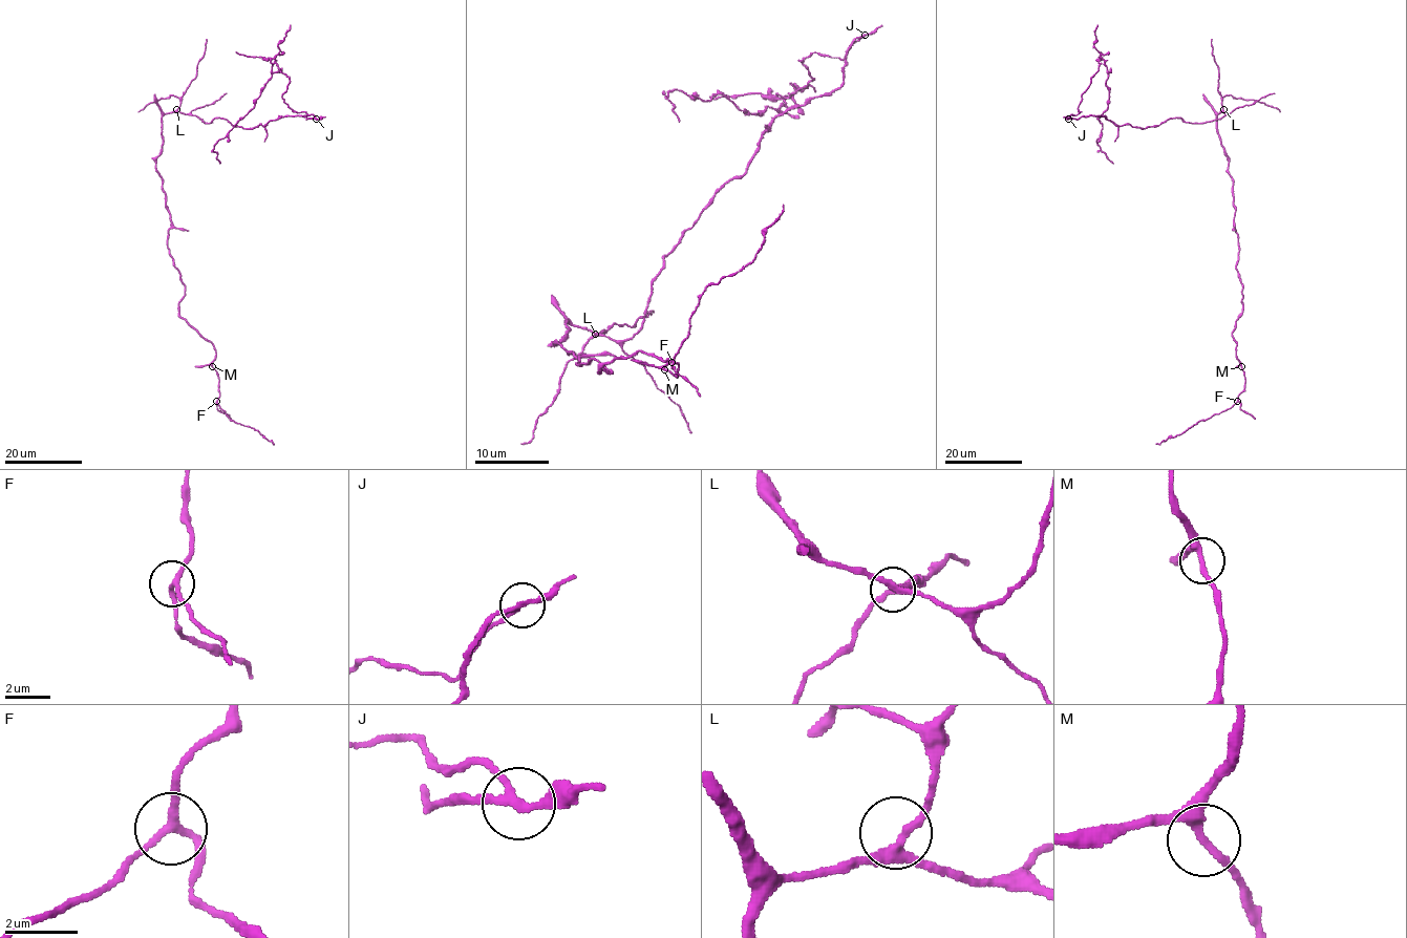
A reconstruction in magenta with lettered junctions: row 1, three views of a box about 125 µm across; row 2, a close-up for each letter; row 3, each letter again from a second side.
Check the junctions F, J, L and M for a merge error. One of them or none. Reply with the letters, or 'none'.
J

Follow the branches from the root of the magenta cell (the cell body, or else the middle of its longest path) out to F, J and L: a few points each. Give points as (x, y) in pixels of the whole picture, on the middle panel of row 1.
F: (616, 340), (566, 323), (554, 343), (599, 371), (644, 350), (677, 377), (672, 362)
J: (616, 340), (640, 328), (662, 259), (746, 170), (761, 133), (830, 96), (847, 47), (866, 35)
L: (616, 340), (595, 334)

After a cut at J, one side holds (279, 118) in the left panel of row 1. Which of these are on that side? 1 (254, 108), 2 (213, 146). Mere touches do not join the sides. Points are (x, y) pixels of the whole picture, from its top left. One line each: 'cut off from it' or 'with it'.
1: cut off from it
2: cut off from it

